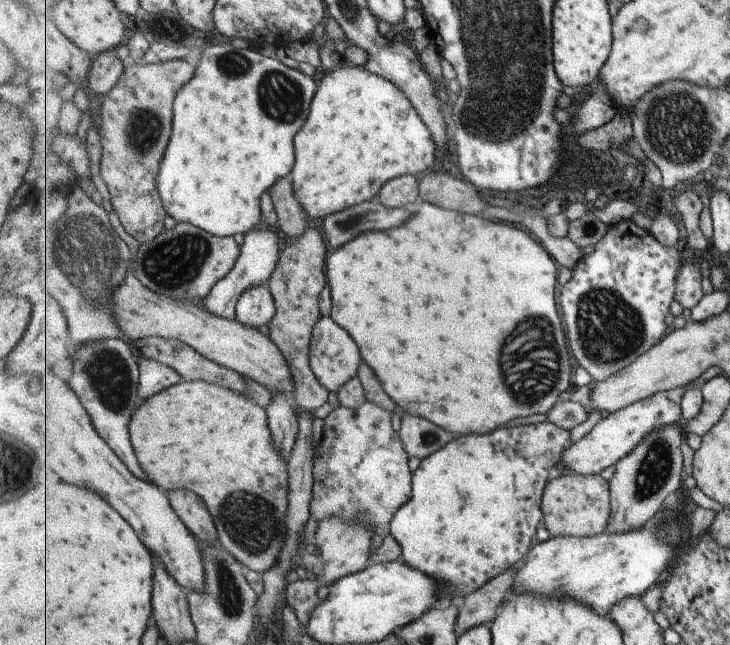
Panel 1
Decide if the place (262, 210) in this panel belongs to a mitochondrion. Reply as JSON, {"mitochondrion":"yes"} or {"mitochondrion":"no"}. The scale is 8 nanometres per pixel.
{"mitochondrion":"no"}

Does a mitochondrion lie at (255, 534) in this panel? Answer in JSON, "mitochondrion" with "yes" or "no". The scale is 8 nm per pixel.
{"mitochondrion":"yes"}

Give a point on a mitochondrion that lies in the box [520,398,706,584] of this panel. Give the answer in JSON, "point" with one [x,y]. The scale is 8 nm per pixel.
{"point":[654,470]}

